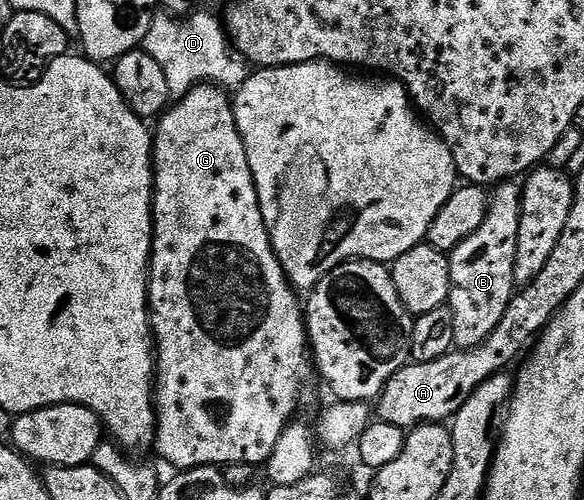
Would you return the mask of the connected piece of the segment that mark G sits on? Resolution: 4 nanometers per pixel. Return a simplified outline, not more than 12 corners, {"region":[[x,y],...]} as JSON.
{"region":[[231,96],[157,120],[156,452],[265,464],[312,375]]}

